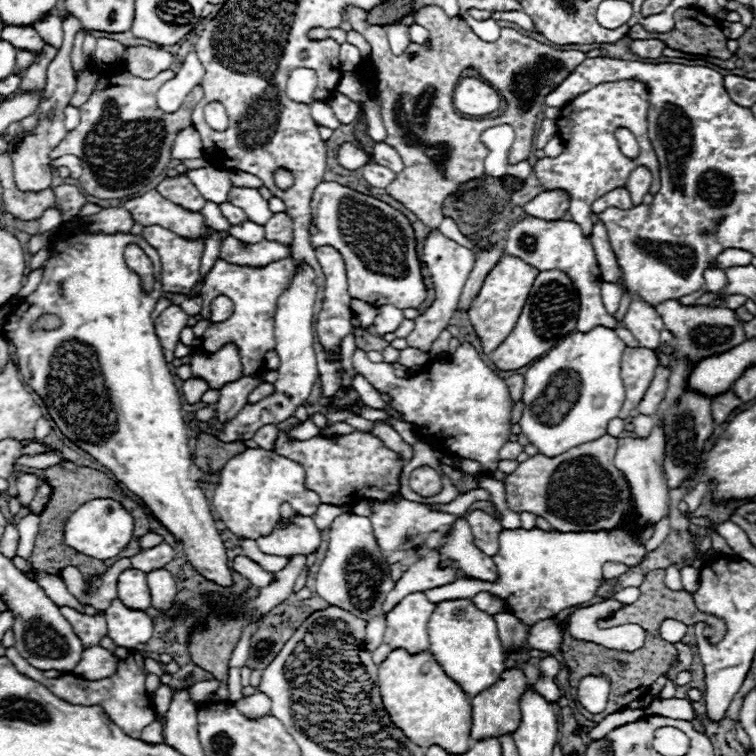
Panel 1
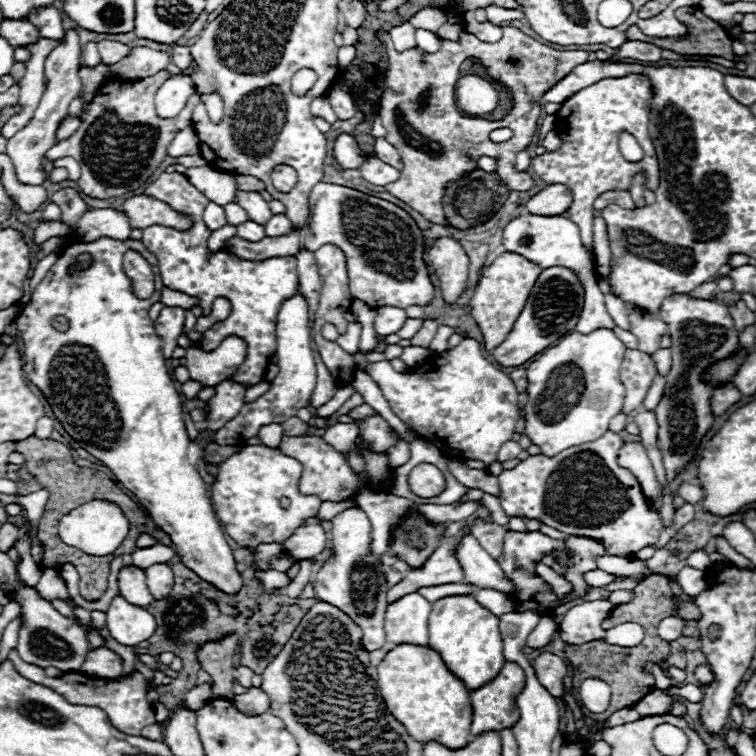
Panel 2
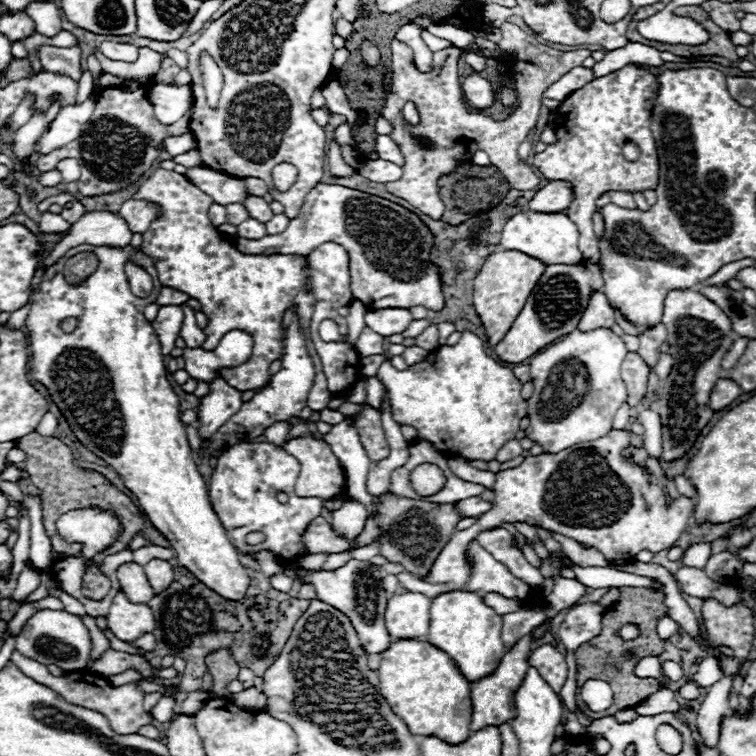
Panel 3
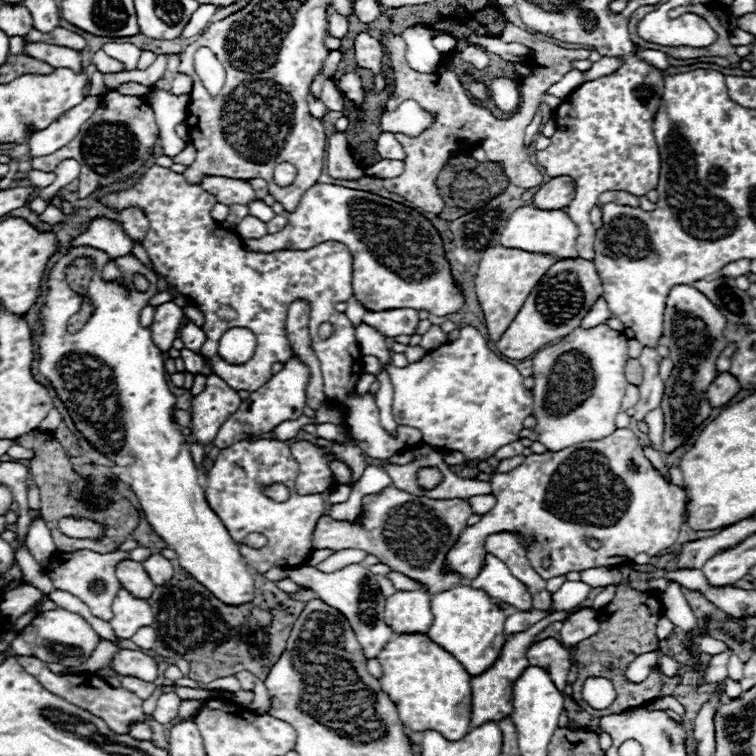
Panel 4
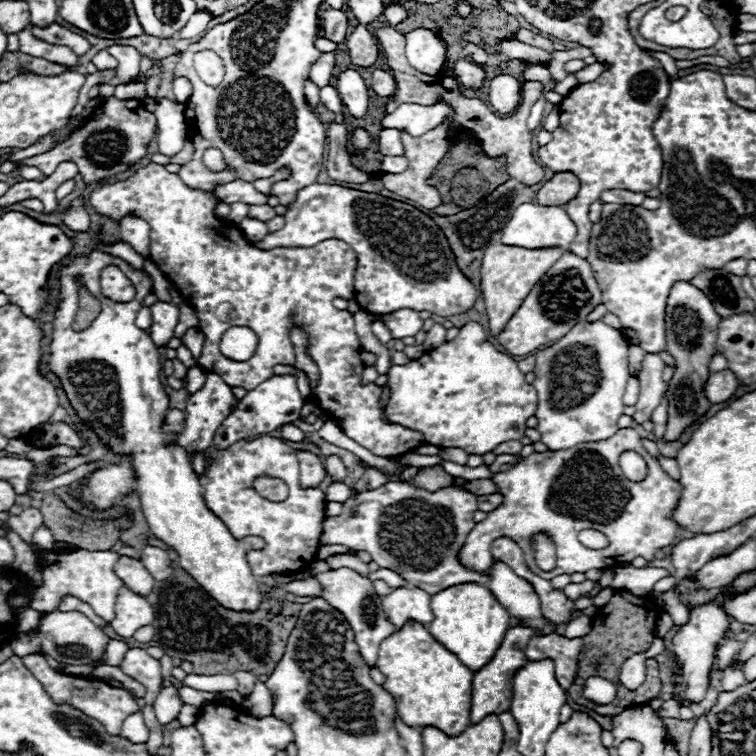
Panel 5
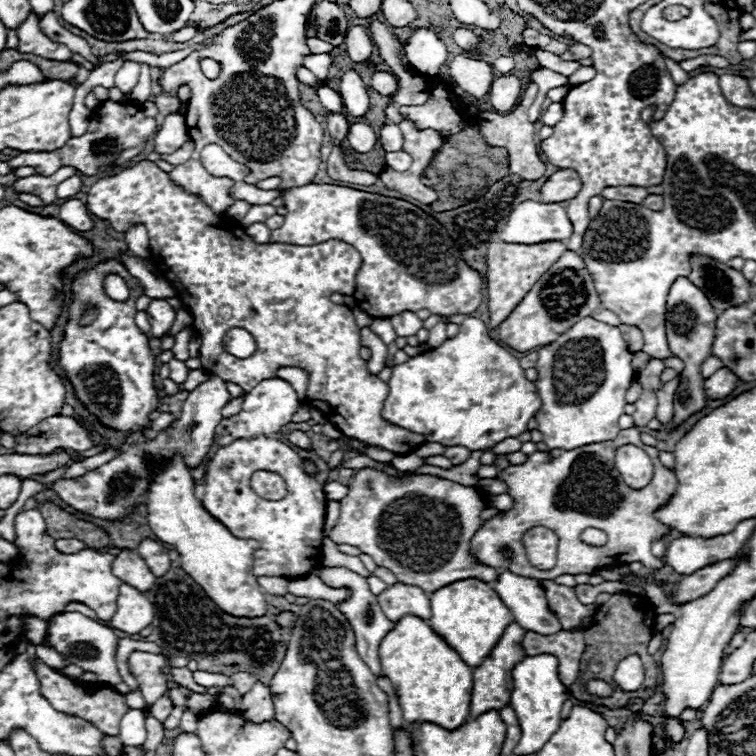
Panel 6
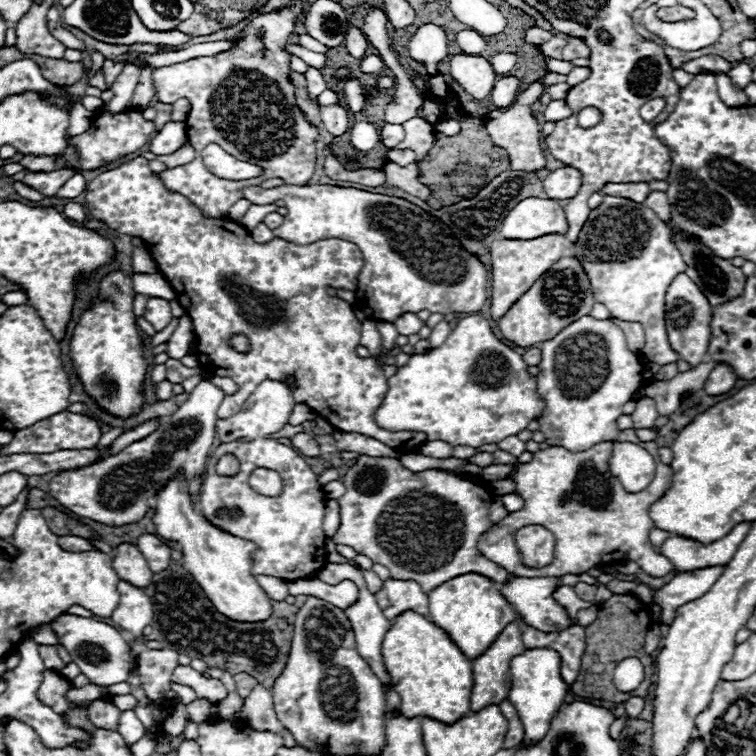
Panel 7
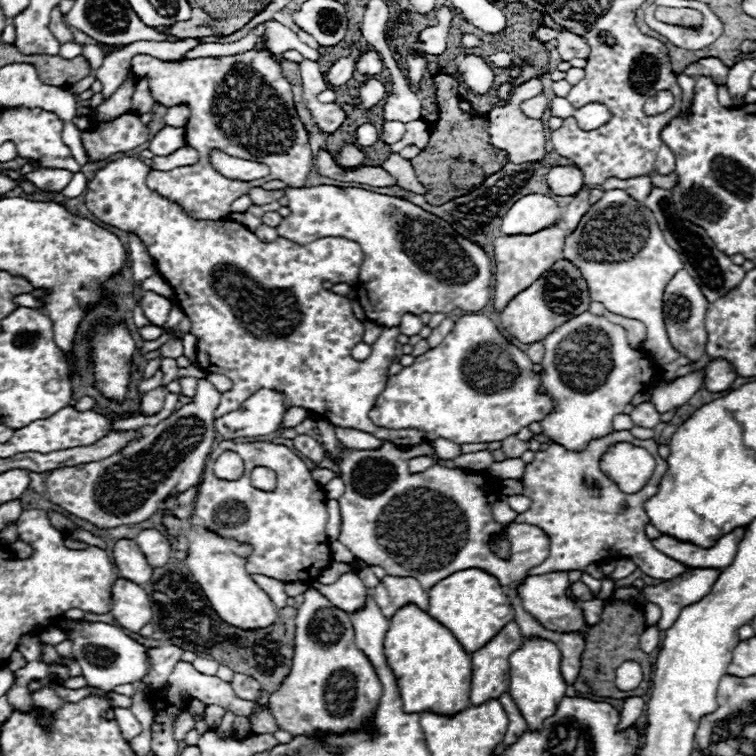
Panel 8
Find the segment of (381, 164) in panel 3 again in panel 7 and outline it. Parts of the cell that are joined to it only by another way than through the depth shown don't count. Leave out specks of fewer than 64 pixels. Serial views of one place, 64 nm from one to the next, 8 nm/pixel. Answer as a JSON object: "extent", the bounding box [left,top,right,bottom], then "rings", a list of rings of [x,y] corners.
{"extent":[388,150,416,166],"rings":[[[390,150],[390,152],[388,152],[388,160],[398,162],[400,166],[406,166],[406,164],[414,162],[414,158],[416,158],[414,150]]]}

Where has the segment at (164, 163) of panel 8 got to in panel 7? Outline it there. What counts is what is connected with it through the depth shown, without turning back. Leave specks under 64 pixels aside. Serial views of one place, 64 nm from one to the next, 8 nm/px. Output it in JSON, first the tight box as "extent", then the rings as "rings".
{"extent":[156,142,196,168],"rings":[[[186,142],[182,148],[178,148],[174,154],[170,156],[162,156],[162,158],[156,158],[158,162],[166,164],[166,168],[176,168],[176,166],[182,166],[182,164],[188,164],[196,158],[196,150],[190,146],[190,142]]]}

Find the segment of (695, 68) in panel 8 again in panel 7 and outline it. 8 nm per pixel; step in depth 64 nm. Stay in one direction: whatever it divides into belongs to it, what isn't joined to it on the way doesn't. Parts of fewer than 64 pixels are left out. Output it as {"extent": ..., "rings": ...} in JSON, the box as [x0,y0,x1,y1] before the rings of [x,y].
{"extent":[682,56,732,74],"rings":[[[702,56],[702,58],[696,58],[692,62],[686,62],[682,66],[682,70],[690,72],[690,74],[700,74],[700,72],[714,72],[714,74],[728,74],[732,68],[730,62],[726,62],[724,58],[720,56]]]}

